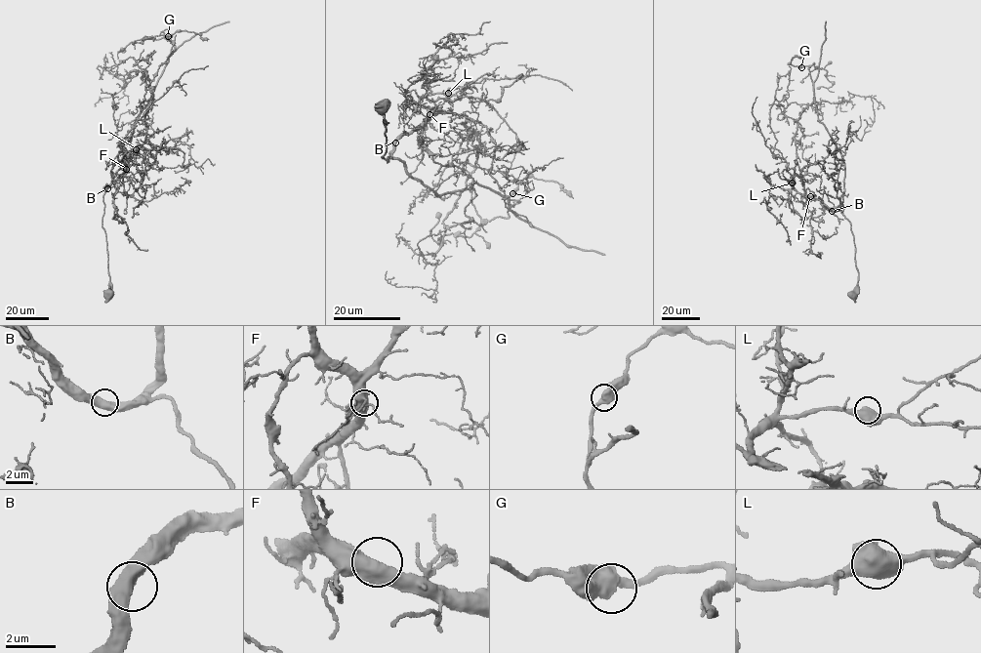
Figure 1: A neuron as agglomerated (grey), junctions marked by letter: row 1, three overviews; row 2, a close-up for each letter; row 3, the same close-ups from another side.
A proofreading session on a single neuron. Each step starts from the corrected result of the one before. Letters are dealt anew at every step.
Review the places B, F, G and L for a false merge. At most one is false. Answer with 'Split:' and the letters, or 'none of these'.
Split: none of these

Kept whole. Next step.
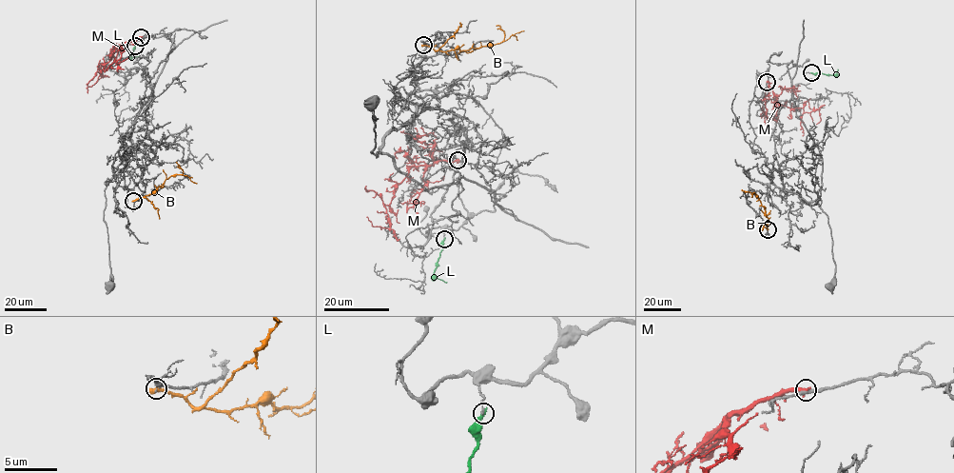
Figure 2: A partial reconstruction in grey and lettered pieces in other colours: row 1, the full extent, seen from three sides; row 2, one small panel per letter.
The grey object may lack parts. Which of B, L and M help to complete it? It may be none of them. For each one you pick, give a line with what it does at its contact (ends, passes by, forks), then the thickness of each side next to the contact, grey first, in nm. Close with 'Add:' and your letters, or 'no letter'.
Add: no letter

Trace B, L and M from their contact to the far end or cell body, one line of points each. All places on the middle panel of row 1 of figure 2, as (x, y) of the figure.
B: (424, 45), (434, 49), (468, 50), (492, 46), (524, 30)
L: (444, 239), (434, 274), (446, 282)
M: (458, 160), (408, 169), (391, 203), (383, 204), (389, 219), (389, 228), (374, 226), (366, 216)

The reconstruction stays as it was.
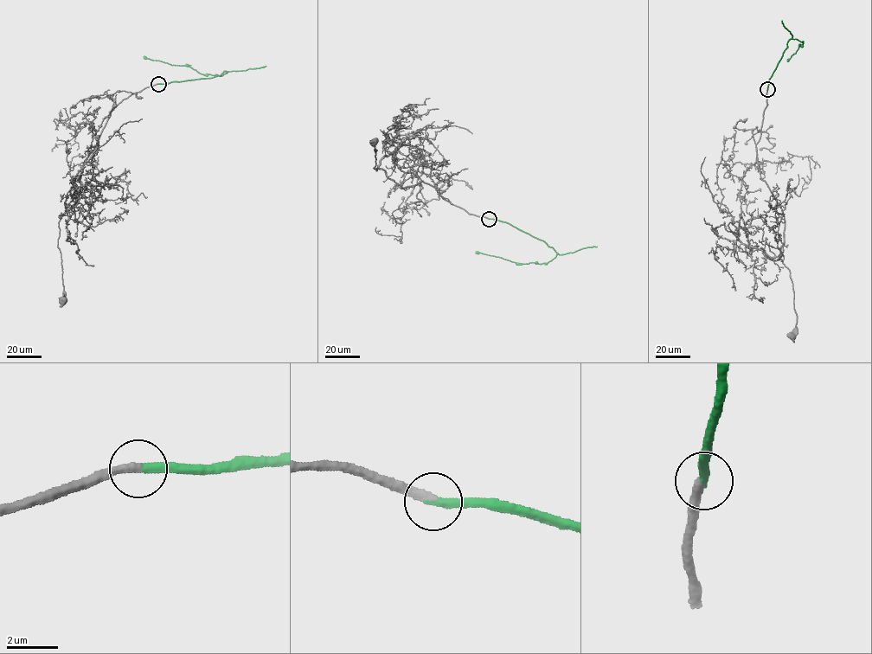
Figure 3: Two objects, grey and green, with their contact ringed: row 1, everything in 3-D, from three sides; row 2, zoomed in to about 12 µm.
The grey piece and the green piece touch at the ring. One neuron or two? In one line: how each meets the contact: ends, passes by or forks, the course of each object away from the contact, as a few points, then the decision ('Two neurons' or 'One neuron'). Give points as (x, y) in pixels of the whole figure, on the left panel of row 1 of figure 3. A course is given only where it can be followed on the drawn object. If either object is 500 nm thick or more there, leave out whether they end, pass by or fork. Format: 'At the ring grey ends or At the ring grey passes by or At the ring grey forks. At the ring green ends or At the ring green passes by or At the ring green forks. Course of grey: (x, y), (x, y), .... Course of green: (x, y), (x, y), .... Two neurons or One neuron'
At the ring grey ends. At the ring green ends. Course of grey: (158, 84), (131, 94), (111, 112), (83, 166), (80, 191), (59, 216), (64, 299). Course of green: (158, 84), (214, 77), (225, 71), (227, 73), (221, 76), (204, 74), (185, 65), (170, 65), (143, 56). One neuron

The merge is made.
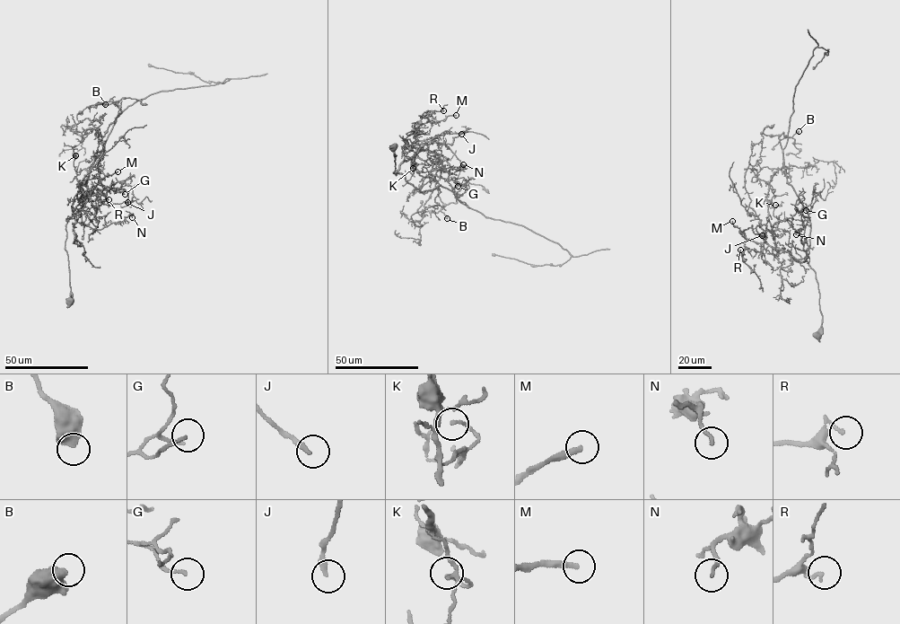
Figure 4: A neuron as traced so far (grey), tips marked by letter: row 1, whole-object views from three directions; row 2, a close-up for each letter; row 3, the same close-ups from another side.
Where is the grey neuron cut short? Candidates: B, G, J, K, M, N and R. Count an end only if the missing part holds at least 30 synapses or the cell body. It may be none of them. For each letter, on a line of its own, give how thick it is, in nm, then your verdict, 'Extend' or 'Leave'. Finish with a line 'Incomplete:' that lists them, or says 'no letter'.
B: Thickness 700 nm. Leave
G: Thickness 110 nm. Leave
J: Thickness 240 nm. Leave
K: Thickness 130 nm. Leave
M: Thickness 240 nm. Extend
N: Thickness 150 nm. Leave
R: Thickness 130 nm. Leave
Incomplete: M

